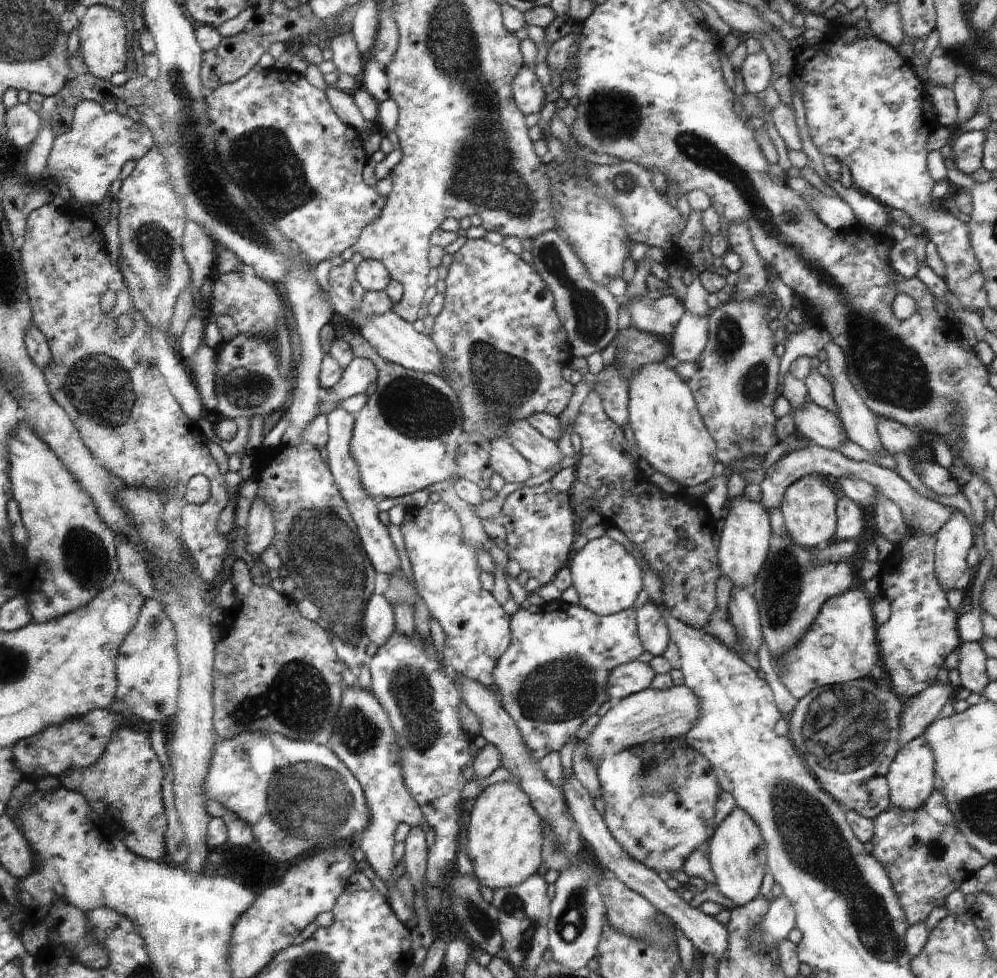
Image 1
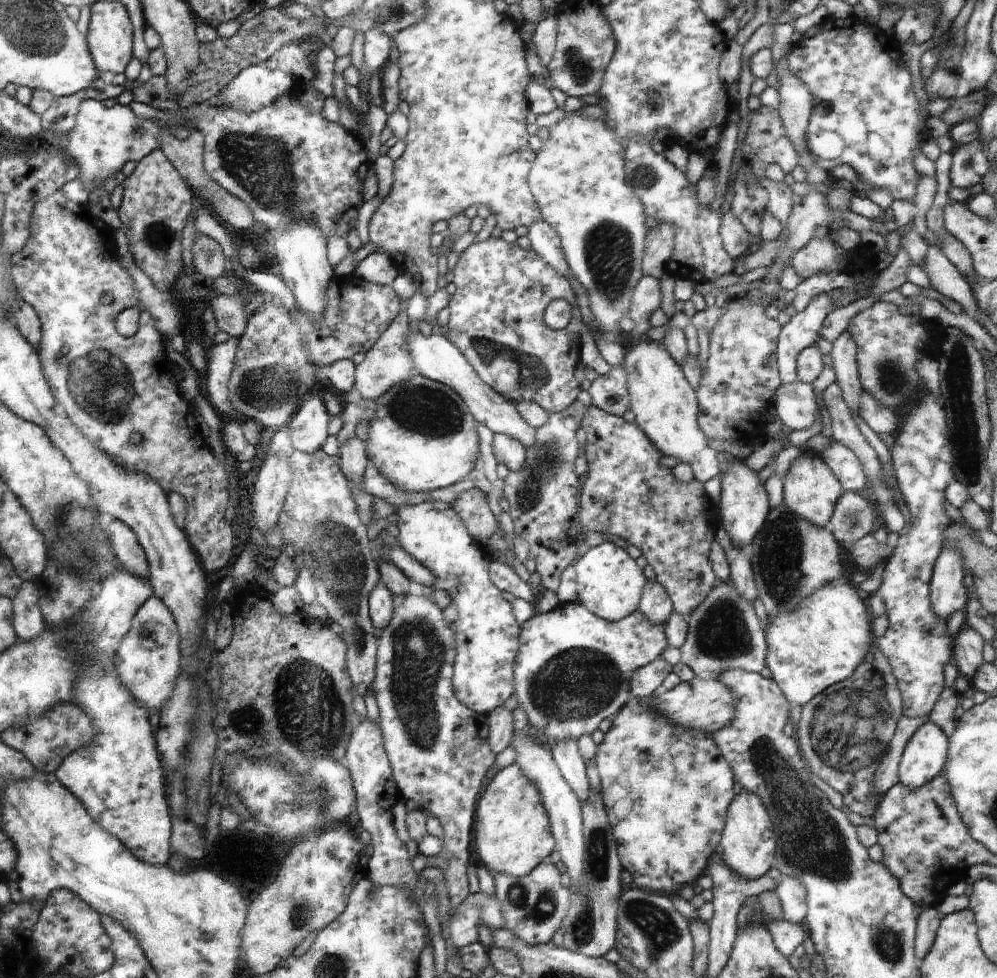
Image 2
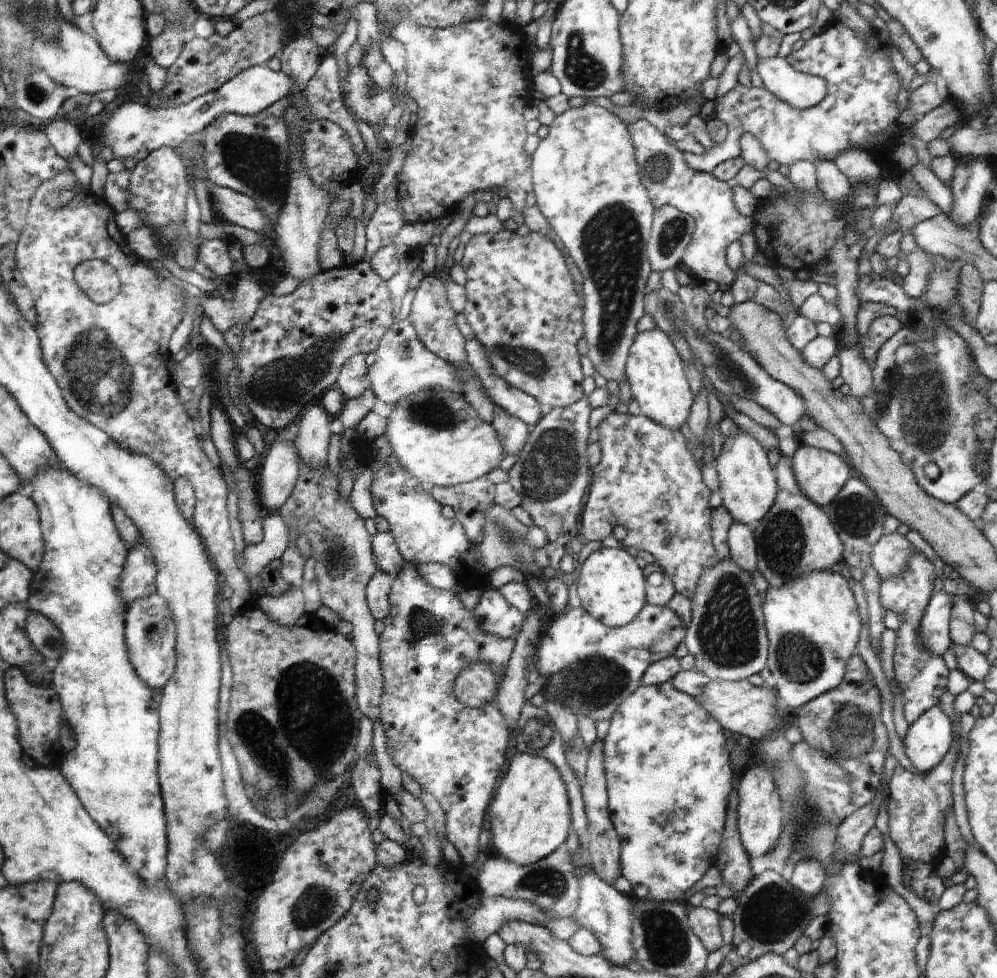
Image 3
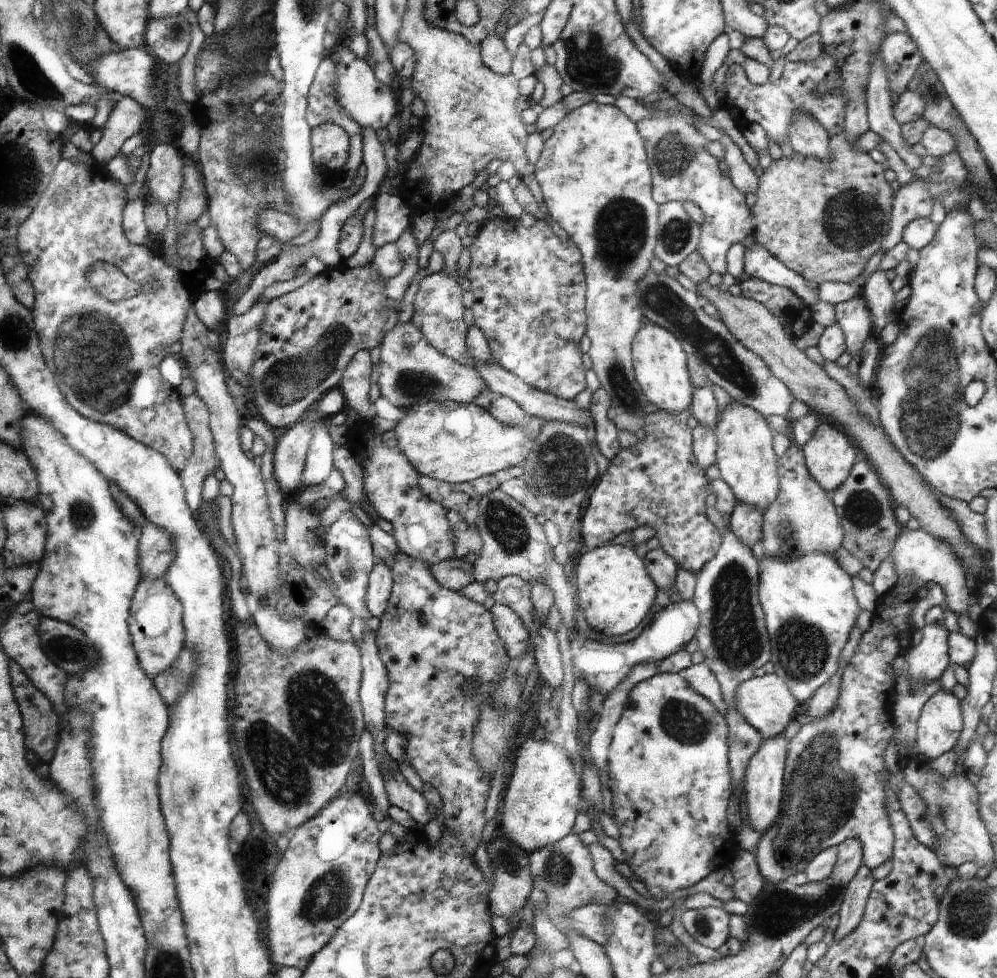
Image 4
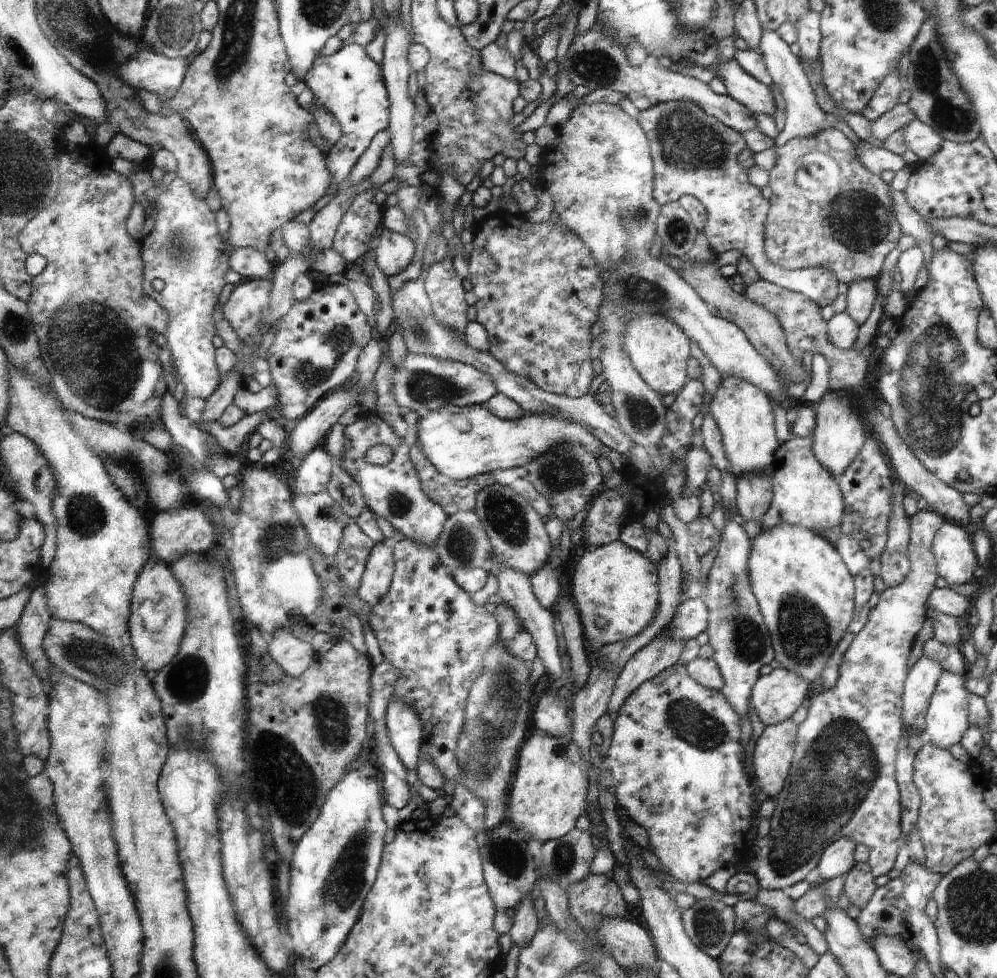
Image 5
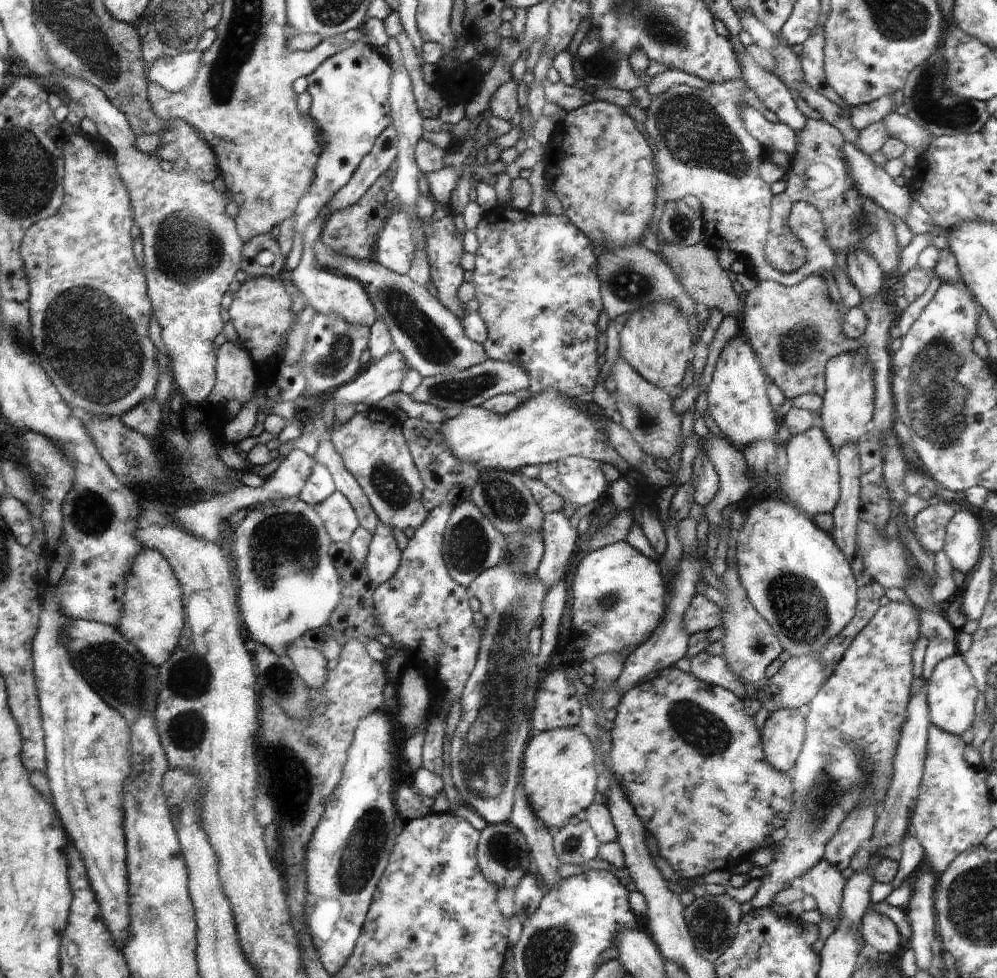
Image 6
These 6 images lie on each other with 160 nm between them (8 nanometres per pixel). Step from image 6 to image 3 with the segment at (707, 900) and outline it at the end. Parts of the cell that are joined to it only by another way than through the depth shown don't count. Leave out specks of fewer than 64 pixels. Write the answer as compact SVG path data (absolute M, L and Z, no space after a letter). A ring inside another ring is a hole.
M692 907L687 914L690 929L702 942L708 954L723 948L720 931L720 915L717 911L704 907Z

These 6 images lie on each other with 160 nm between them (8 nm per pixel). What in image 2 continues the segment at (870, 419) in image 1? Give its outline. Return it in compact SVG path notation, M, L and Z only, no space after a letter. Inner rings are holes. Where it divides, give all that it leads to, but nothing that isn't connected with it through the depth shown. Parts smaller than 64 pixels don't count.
M846 329L835 338L831 350L834 362L836 382L841 388L848 410L852 408L859 413L859 402L863 390L857 365L857 346L851 332Z

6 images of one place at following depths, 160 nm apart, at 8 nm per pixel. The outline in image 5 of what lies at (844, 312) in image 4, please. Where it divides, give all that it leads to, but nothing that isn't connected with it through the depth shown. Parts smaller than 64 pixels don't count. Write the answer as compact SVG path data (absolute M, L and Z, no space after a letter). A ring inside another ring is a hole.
M854 279L850 282L846 292L847 309L845 311L859 325L862 325L870 316L878 294L879 290L875 279Z

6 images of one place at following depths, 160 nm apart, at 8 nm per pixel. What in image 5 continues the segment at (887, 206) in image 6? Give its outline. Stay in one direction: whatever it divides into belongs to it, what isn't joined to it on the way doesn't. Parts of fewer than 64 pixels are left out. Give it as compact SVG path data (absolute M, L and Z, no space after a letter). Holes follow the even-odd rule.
M891 188L891 198L901 231L904 235L914 237L917 240L916 247L922 250L924 266L928 270L928 266L932 263L934 252L933 246L931 245L933 236L927 219L922 218L922 215L917 213L916 210L908 204L904 191L894 191Z

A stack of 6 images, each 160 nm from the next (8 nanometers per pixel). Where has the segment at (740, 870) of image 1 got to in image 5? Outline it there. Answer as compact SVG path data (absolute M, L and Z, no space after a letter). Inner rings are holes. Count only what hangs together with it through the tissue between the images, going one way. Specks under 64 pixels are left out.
M792 719L765 726L760 734L753 753L754 776L761 786L764 798L772 798L783 790L794 762L794 742L796 742L796 724Z

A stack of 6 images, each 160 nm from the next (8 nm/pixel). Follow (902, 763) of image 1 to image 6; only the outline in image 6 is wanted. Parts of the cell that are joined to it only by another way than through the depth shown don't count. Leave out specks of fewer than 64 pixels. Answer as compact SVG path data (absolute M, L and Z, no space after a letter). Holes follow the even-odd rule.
M960 652L941 660L934 667L926 688L931 724L960 736L973 726L973 720L977 715L975 702L977 701L979 690L975 685L975 678Z

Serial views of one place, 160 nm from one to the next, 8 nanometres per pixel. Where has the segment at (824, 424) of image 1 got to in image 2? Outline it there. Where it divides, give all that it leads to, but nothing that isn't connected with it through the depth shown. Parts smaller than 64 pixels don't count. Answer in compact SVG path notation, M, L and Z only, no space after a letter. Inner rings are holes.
M796 379L776 389L773 408L784 426L790 430L806 430L815 422L818 399L813 385Z

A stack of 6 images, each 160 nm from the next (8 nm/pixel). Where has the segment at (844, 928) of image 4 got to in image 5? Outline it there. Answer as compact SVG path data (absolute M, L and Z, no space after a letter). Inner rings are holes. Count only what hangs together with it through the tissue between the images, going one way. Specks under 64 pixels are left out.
M855 862L844 877L843 888L850 903L862 908L866 906L872 893L876 890L875 876L872 874L870 865L867 862Z

